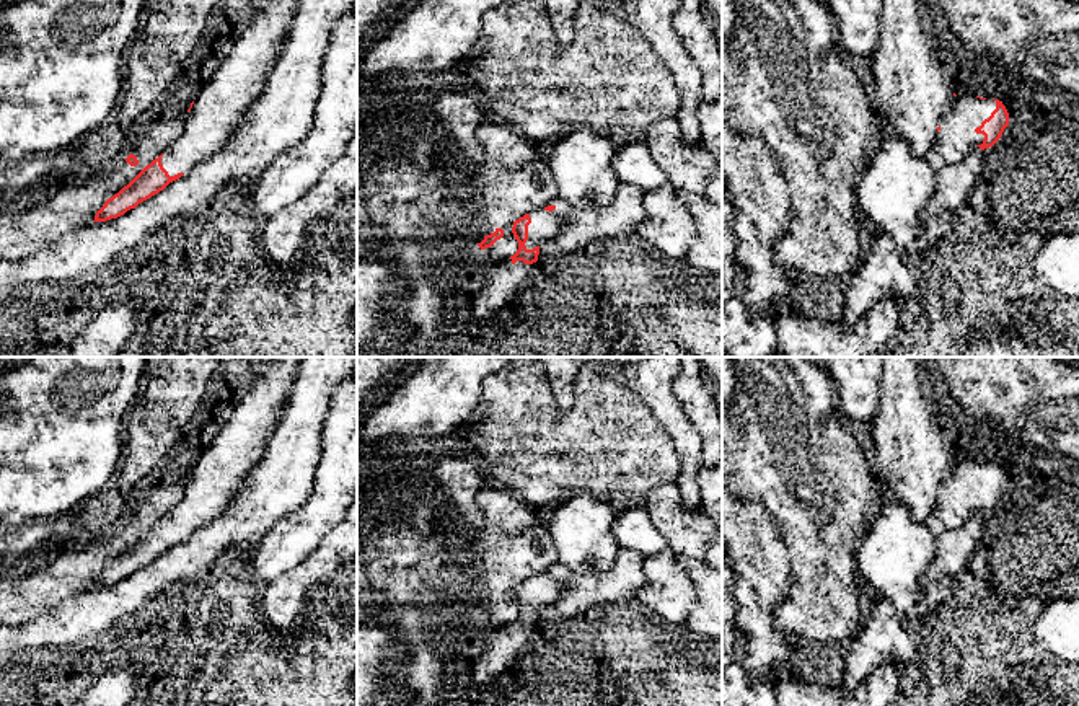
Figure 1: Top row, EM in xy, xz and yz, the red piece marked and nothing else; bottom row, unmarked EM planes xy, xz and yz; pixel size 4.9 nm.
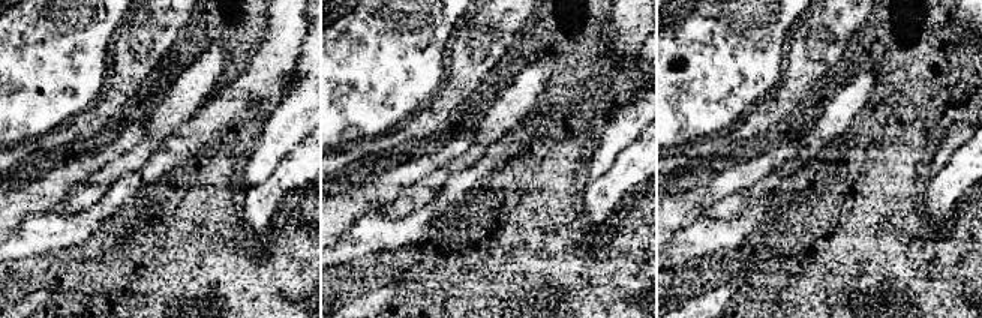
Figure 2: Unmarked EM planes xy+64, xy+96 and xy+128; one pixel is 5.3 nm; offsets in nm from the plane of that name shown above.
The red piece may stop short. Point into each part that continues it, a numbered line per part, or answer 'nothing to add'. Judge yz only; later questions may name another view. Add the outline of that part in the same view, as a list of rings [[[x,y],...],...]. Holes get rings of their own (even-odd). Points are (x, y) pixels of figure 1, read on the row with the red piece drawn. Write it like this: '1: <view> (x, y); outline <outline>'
1: yz (955, 139); outline [[[971,93],[953,96],[940,130],[932,145],[932,158],[957,165],[965,161],[973,147],[981,145],[984,135],[975,129],[996,109],[993,98],[980,99]]]

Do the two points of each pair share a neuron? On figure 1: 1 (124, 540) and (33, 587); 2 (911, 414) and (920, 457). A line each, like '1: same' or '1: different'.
1: same
2: same

